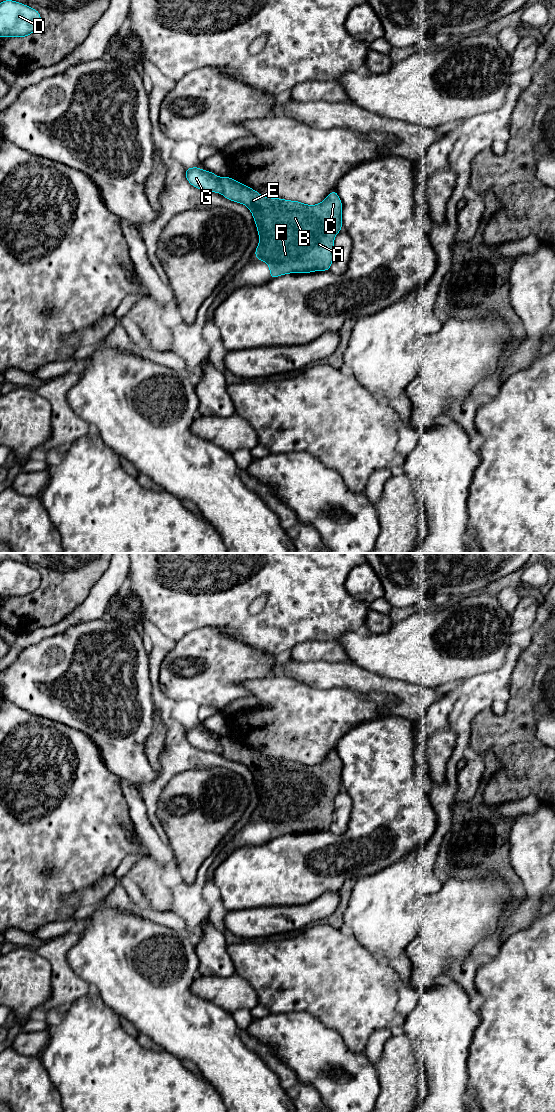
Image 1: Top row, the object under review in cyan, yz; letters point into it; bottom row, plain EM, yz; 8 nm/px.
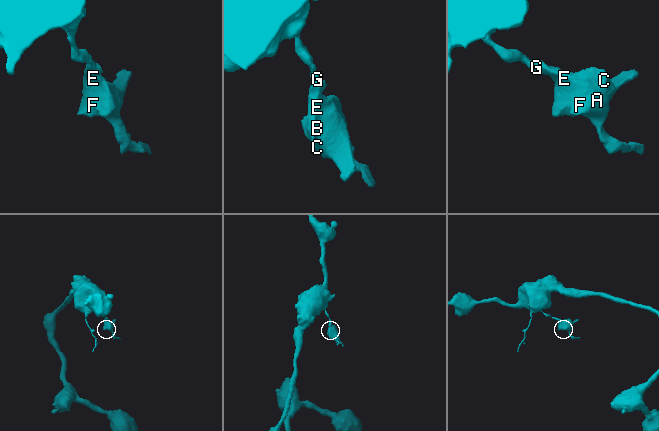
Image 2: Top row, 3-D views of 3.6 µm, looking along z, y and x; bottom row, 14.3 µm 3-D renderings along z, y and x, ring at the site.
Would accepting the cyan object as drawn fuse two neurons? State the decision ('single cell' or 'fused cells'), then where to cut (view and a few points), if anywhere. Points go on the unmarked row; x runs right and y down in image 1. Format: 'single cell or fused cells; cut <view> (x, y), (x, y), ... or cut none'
fused cells; cut yz (218, 738), (220, 752)

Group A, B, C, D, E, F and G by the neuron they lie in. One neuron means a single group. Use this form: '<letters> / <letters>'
A B C E F / D G

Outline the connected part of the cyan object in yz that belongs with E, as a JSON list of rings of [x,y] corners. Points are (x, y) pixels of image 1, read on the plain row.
[[[220,737],[219,745],[220,753],[226,759],[241,763],[247,766],[251,771],[260,799],[255,810],[254,818],[267,823],[270,828],[270,839],[289,833],[310,833],[330,830],[333,815],[336,810],[334,807],[334,798],[343,787],[342,761],[337,751],[331,751],[319,764],[306,765],[299,761],[262,757],[259,752],[231,737]]]

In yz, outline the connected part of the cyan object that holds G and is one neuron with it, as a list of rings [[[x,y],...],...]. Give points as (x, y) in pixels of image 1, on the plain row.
[[[195,726],[184,729],[187,741],[194,747],[203,751],[220,753],[219,737],[207,730]]]

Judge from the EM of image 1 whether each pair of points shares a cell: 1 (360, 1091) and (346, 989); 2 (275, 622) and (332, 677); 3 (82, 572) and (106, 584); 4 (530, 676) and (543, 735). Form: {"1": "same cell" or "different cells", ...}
{"1": "different cells", "2": "different cells", "3": "different cells", "4": "different cells"}

